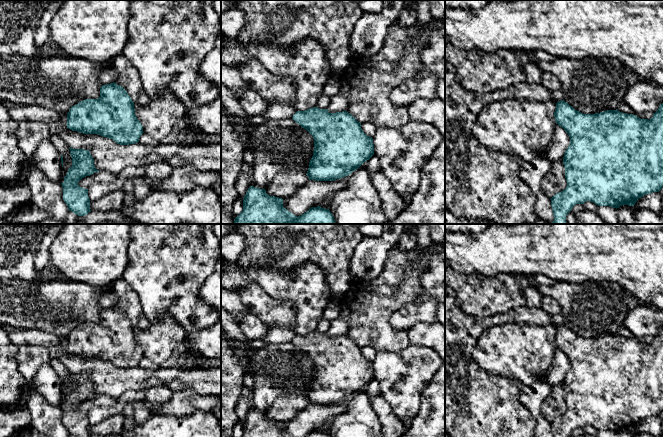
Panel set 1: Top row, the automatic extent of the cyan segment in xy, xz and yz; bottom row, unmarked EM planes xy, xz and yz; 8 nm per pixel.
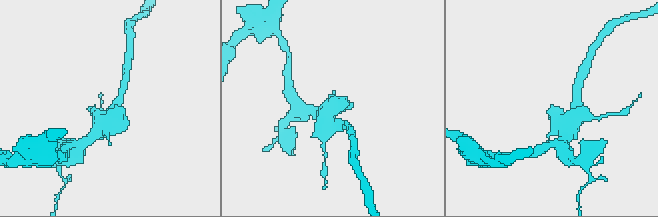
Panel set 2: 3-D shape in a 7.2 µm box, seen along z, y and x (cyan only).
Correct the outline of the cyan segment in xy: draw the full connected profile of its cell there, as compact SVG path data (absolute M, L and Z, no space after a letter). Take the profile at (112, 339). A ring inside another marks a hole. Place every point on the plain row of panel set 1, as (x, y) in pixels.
M115 306L102 309L98 323L85 323L72 330L67 338L67 352L83 358L97 358L120 369L139 366L143 350L135 339L134 326L127 315Z

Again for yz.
M561 324L556 327L554 341L569 359L570 369L563 381L567 410L550 423L553 437L569 437L576 428L586 425L616 433L622 429L634 430L639 422L663 412L663 327L648 344L617 333L583 338Z

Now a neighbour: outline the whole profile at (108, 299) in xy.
M109 291L105 292L99 298L99 304L102 309L113 307L117 303L117 296L115 293Z

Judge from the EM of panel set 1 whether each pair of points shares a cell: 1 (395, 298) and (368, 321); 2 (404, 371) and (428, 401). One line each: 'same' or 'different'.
1: same
2: different

